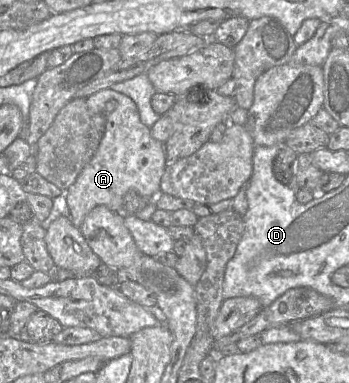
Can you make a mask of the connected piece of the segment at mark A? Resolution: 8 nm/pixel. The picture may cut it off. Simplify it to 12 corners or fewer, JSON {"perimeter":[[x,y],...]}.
{"perimeter":[[89,96],[104,115],[92,160],[65,191],[78,229],[98,205],[153,200],[168,165],[164,144],[130,97]]}

